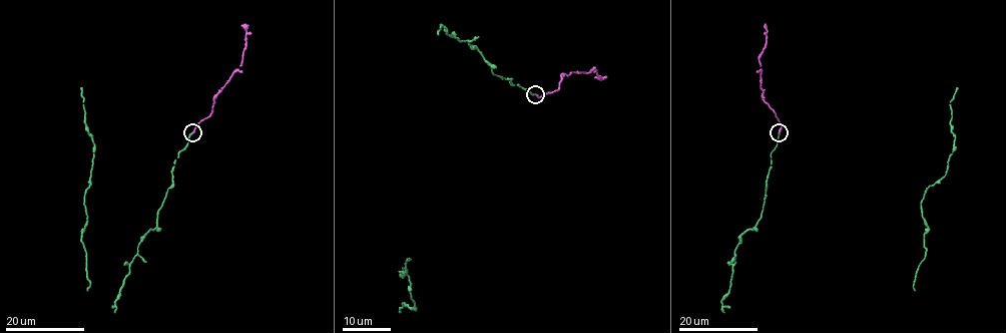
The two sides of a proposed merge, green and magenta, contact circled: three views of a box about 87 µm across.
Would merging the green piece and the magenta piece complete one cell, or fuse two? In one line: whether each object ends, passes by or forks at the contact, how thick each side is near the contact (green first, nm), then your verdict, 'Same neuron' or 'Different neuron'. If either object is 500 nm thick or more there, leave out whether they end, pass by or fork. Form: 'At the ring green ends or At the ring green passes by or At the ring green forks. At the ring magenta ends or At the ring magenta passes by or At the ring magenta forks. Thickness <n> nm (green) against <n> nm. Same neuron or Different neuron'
At the ring green ends. At the ring magenta ends. Thickness 170 nm (green) against 240 nm. Same neuron

